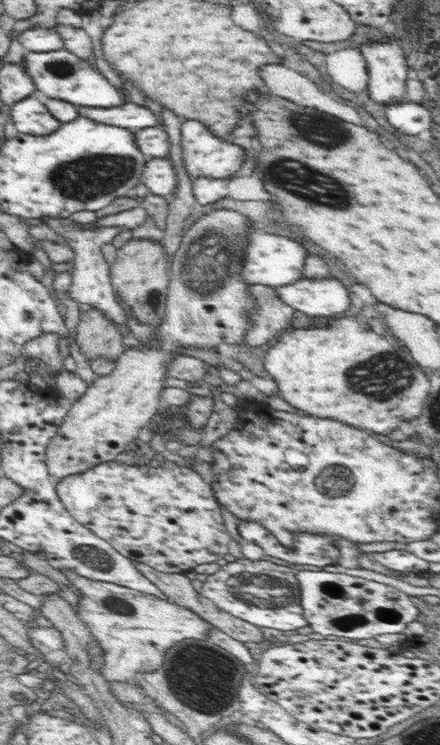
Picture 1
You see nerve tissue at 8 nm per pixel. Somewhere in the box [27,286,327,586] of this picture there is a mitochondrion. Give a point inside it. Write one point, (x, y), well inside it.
(104, 564)

